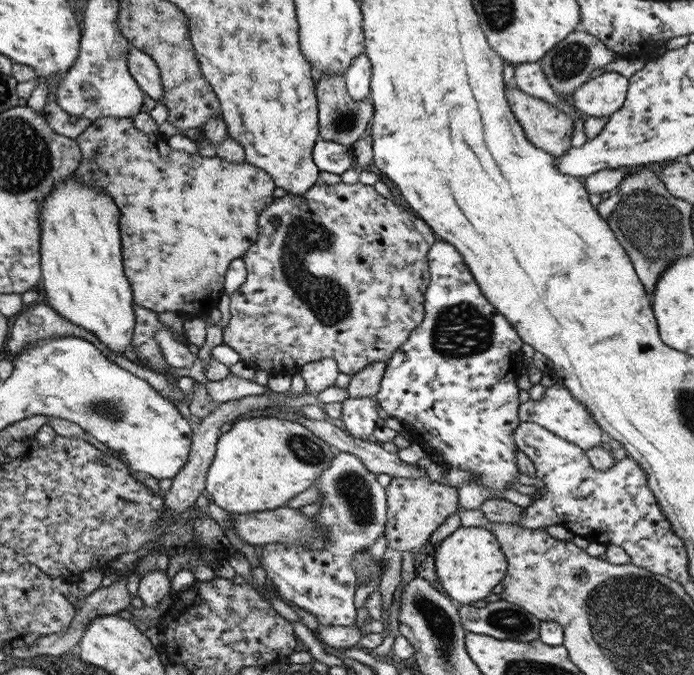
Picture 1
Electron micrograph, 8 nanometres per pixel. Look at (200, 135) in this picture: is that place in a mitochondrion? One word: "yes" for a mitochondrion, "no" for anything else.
no

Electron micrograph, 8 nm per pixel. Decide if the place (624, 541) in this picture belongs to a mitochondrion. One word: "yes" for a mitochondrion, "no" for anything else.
no

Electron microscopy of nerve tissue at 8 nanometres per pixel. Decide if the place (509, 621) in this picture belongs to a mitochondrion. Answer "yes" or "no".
yes

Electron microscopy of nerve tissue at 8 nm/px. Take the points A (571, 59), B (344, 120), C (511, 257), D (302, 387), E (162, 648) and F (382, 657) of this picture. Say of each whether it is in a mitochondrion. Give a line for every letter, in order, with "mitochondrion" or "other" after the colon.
A: mitochondrion
B: mitochondrion
C: other
D: other
E: other
F: other

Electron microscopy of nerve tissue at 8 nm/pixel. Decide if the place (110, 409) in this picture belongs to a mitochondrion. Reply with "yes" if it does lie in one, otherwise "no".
yes

